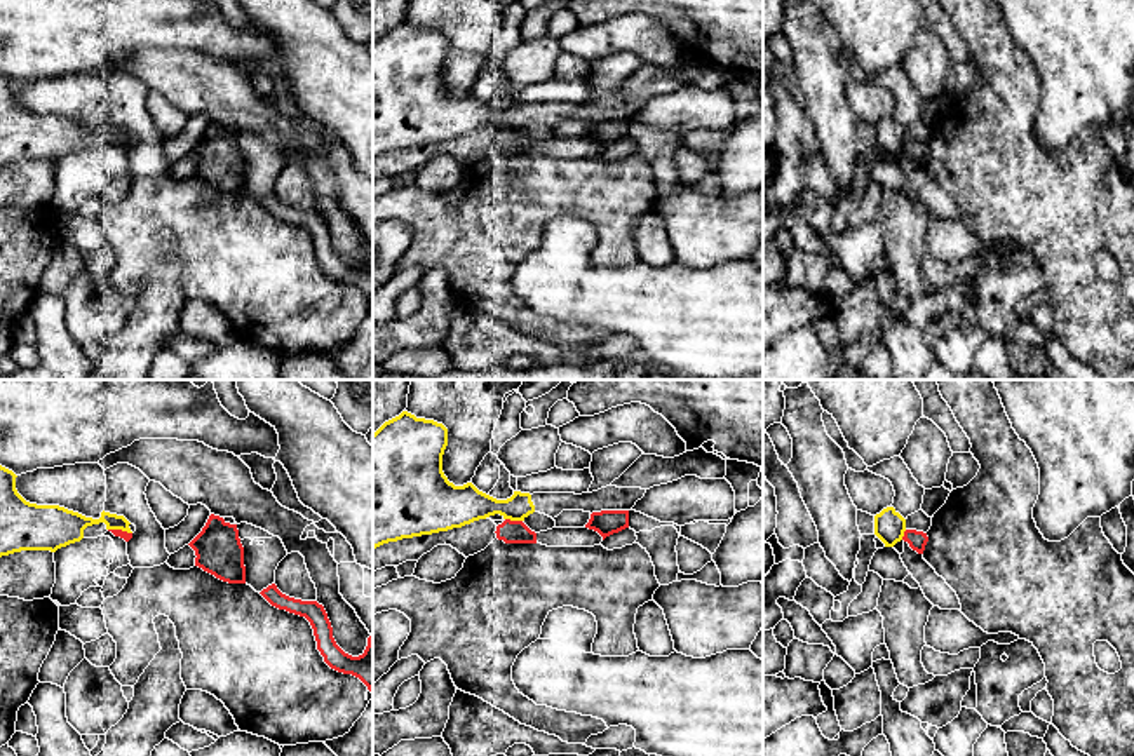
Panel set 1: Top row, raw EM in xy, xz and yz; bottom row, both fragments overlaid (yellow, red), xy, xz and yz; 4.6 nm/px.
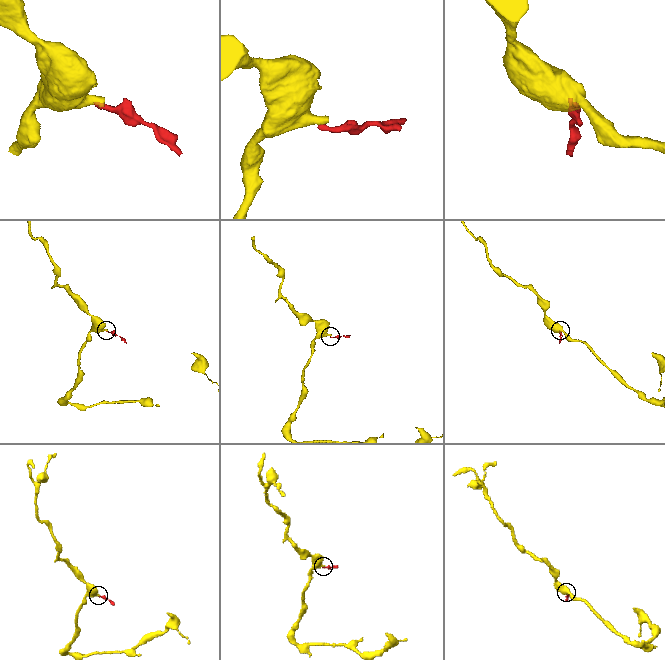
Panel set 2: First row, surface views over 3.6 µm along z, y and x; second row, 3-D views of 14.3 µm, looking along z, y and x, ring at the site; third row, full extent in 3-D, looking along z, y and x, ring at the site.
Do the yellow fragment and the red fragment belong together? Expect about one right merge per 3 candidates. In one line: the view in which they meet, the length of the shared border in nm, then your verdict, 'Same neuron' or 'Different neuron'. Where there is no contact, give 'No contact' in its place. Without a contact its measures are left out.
Touches yellow in xz. Shared border 80 nm. Different neuron

